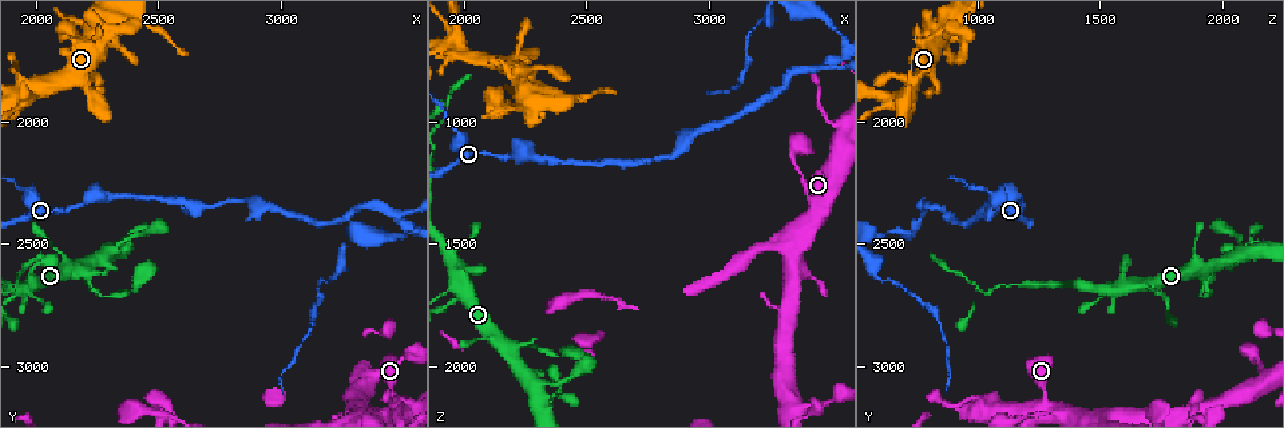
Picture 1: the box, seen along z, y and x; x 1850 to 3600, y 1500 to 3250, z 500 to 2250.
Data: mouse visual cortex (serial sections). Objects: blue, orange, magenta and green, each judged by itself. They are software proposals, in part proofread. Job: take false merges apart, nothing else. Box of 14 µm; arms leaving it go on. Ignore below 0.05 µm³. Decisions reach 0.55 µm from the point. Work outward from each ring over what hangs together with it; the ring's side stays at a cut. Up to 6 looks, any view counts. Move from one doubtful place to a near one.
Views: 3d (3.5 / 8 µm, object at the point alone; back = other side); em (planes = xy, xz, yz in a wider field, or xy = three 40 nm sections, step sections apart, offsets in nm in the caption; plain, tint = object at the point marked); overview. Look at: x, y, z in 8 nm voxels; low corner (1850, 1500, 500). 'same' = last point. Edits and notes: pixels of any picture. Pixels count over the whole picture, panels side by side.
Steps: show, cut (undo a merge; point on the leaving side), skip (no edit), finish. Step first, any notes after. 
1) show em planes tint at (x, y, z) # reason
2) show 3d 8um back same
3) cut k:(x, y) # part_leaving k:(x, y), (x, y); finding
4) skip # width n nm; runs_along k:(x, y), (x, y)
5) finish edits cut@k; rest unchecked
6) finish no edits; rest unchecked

show 3d 3.5um at (2320, 1640, 770) # a narrow waist

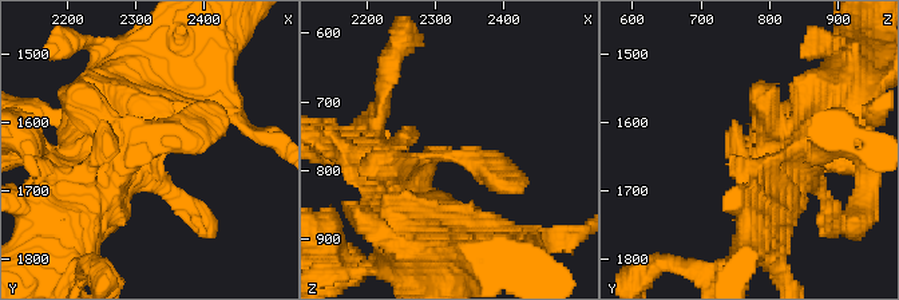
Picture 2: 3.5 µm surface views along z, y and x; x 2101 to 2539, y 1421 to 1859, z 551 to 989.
show em planes tint at (2325, 1645, 775) # shape alone is not enough

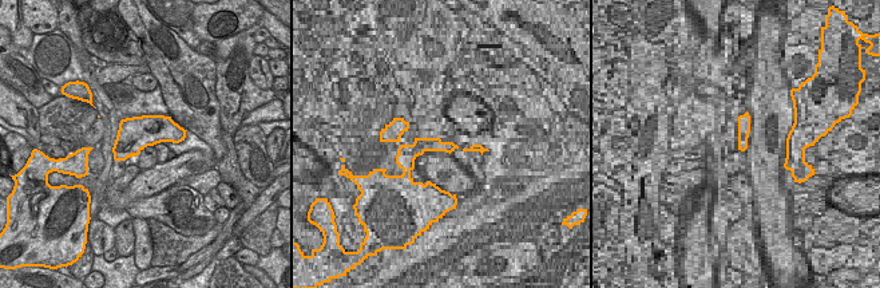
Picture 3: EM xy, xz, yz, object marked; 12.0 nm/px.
skip # runs_along 2:(92, 204), (126, 158), (220, 113); continuous, no second cell

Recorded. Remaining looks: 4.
show 3d 8um at (1990, 1900, 710) # abrupt turn

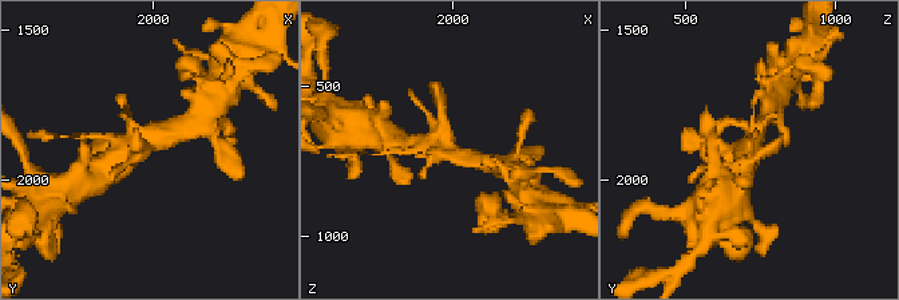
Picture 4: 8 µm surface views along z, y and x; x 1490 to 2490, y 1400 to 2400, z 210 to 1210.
show em xy step 3 tint at (1990, 1900, 710) # shape alone is not enough

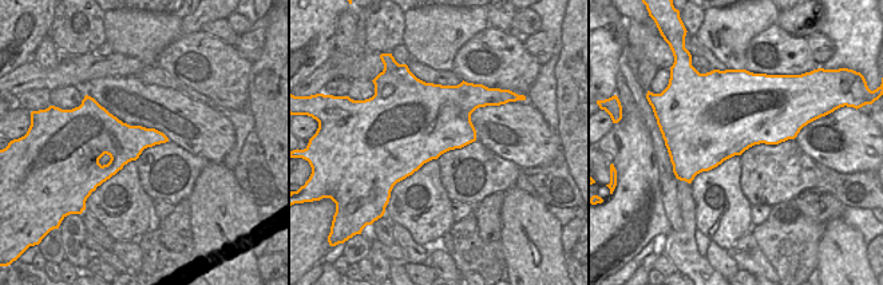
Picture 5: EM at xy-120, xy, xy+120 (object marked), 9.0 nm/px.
skip # all the same cell

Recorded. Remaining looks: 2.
show 3d 3.5um at (1960, 2670, 1610) # side arm on a straight run

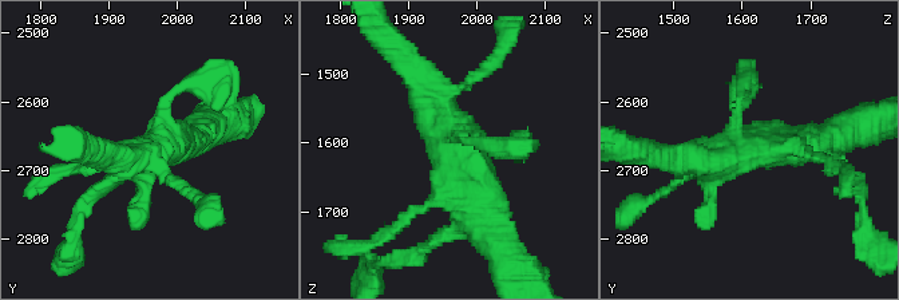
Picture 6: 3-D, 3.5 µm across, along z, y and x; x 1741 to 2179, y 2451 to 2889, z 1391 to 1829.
skip # runs_along 6:(487, 216), (412, 68); continuous, no second cell

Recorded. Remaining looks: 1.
finish no edits; rest unchecked

